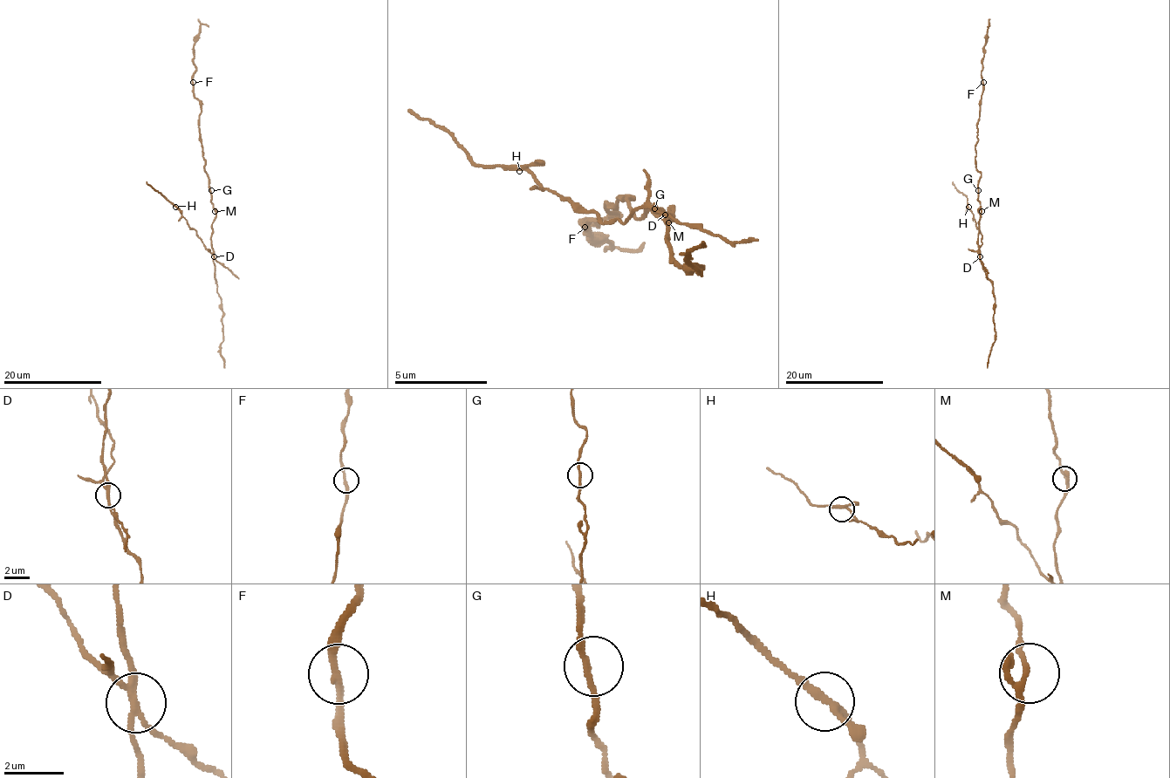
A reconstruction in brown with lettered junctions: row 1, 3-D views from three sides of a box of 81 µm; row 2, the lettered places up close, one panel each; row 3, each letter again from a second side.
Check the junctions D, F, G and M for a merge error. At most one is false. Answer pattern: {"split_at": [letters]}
{"split_at": ["D"]}

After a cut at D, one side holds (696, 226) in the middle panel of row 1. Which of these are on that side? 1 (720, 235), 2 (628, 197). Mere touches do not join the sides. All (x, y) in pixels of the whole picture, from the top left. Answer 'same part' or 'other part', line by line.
1: same part
2: other part

